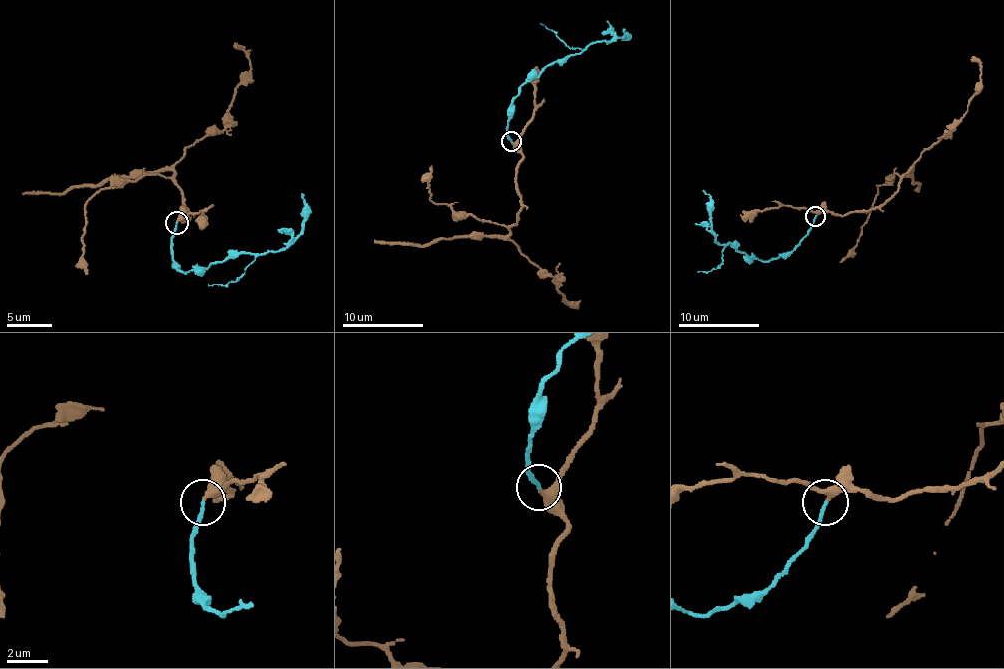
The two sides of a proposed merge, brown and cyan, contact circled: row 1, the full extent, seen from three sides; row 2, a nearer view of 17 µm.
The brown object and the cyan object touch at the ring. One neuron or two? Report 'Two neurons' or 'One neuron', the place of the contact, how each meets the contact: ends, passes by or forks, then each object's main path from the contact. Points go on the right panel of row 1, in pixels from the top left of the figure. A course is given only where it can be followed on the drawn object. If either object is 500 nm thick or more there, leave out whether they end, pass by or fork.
One neuron. Place: (815, 216). At the ring brown passes by. At the ring cyan ends. Course of brown: (816, 216), (879, 208), (895, 191), (903, 175), (954, 131), (968, 108), (980, 80), (980, 64), (972, 55). Course of cyan: (816, 216), (810, 232), (791, 250), (761, 260), (749, 258), (737, 248), (714, 240), (710, 197), (702, 189)

